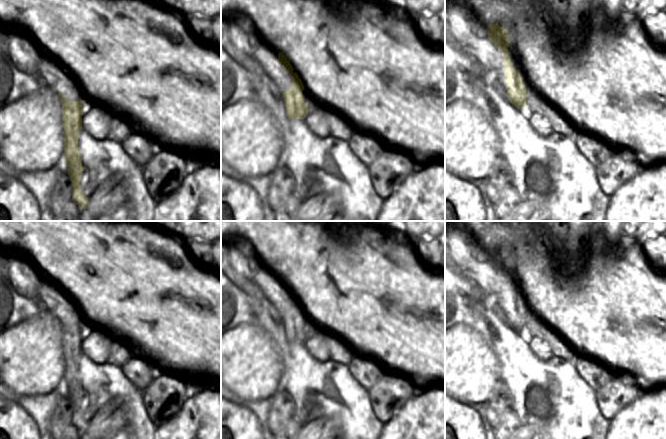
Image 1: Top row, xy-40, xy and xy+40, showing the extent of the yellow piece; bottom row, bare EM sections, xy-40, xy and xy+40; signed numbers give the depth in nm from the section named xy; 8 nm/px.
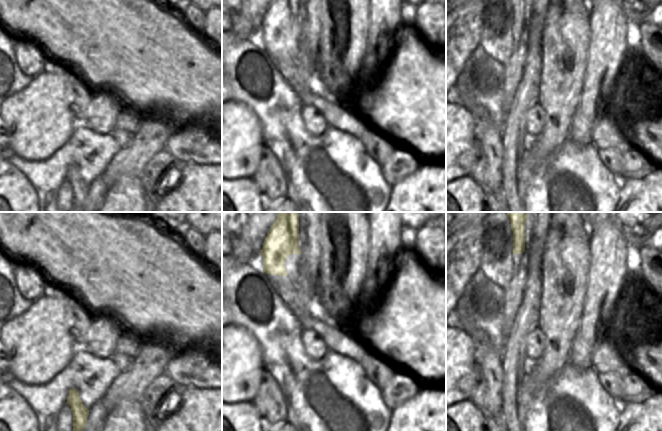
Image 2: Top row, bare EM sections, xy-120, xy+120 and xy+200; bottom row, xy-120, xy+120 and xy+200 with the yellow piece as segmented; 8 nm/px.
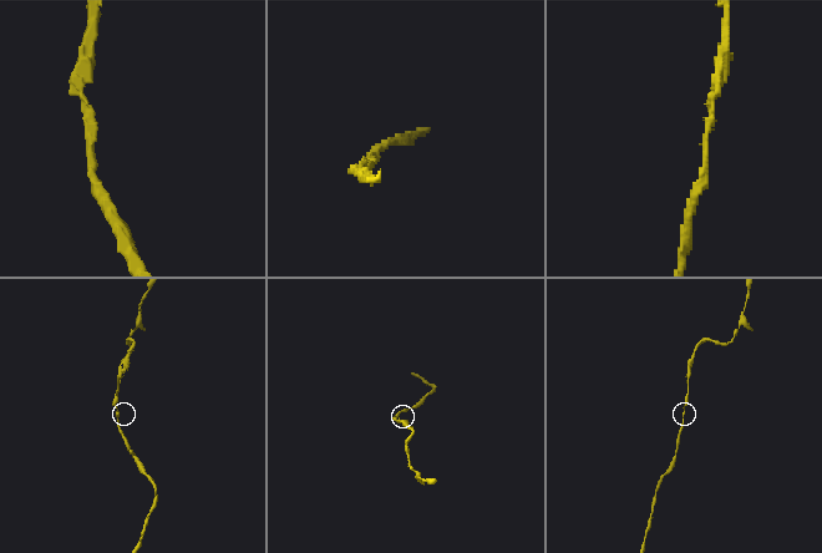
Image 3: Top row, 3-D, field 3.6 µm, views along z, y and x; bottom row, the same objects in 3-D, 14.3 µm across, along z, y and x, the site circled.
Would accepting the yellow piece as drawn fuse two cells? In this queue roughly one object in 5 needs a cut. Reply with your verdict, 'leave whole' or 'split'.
leave whole

